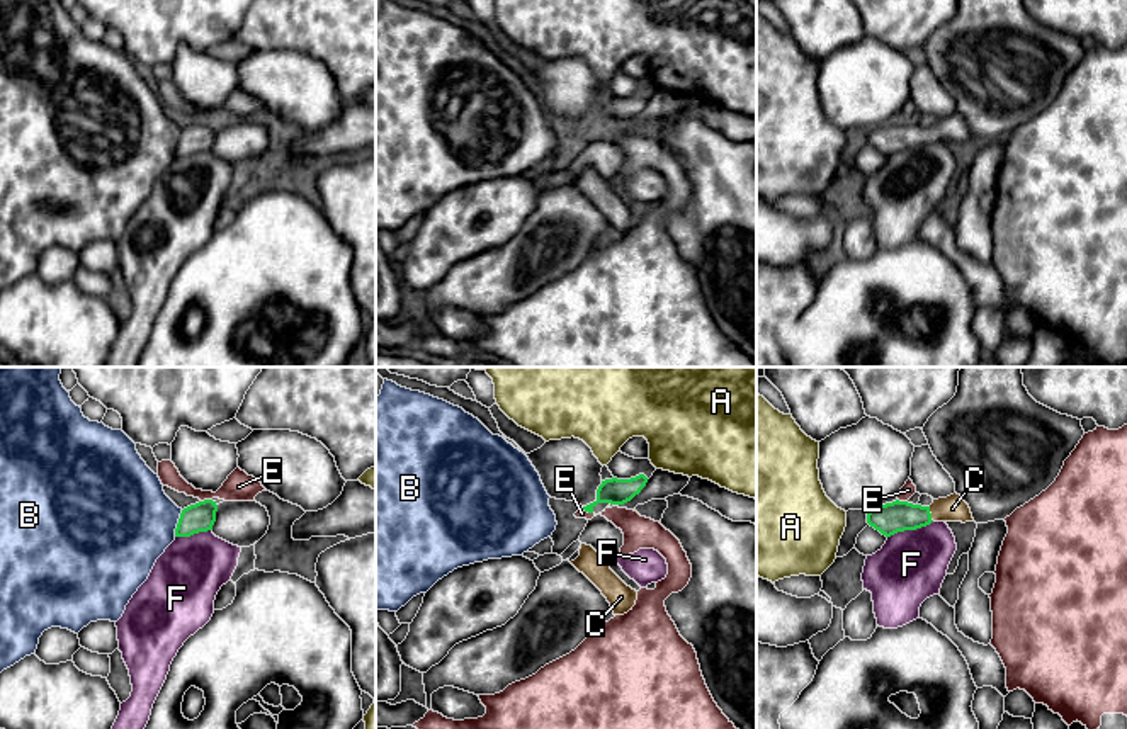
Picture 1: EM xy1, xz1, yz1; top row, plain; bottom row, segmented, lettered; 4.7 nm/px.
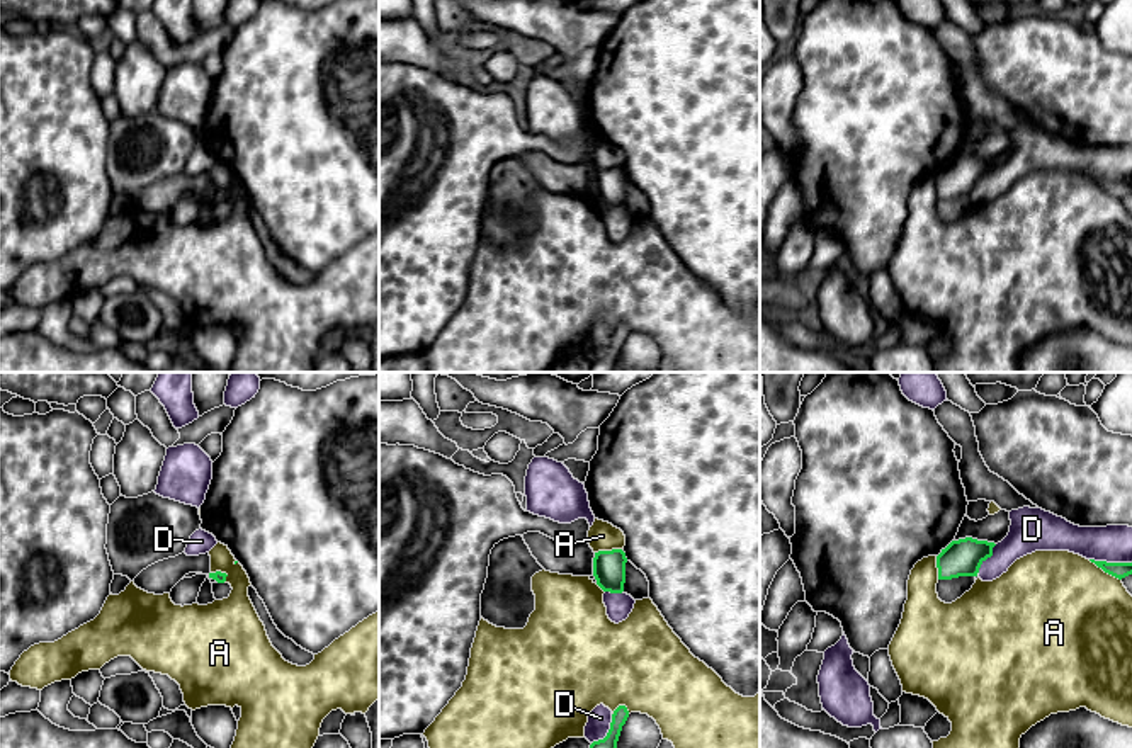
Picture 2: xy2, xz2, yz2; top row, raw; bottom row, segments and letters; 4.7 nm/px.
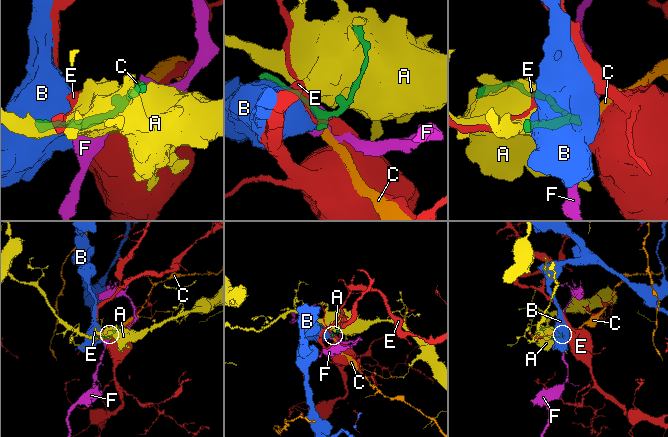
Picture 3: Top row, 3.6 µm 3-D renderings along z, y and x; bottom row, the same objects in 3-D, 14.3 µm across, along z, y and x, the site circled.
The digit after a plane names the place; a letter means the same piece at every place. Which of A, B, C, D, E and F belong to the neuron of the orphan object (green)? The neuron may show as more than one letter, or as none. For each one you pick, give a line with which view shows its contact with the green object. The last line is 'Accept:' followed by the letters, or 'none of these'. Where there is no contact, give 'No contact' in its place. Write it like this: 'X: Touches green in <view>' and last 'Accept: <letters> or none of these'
C: Touches green in yz1
Accept: C

